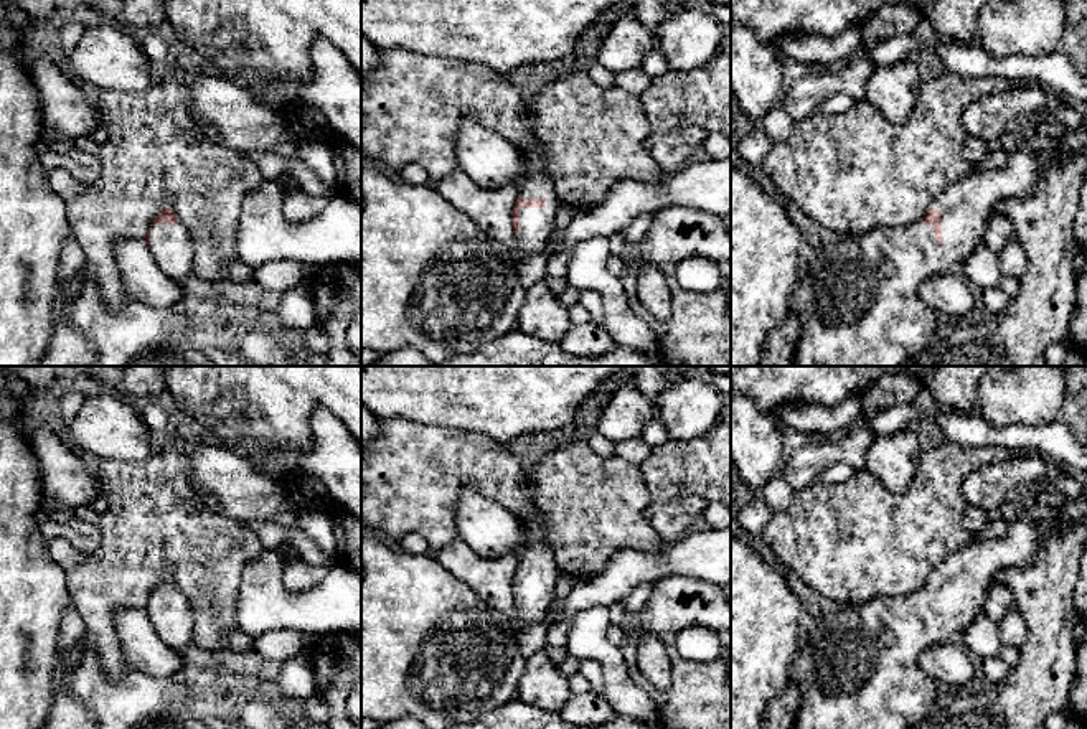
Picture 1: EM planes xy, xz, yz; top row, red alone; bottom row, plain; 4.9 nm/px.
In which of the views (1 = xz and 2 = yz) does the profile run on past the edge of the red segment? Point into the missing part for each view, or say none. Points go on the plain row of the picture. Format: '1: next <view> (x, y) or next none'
1: next xz (413, 474)
2: next yz (858, 668)

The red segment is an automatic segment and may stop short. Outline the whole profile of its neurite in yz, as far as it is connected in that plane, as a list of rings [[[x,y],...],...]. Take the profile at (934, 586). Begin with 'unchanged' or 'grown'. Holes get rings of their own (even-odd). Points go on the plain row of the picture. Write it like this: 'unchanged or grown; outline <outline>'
grown; outline [[[1074,511],[1024,515],[1009,523],[1006,536],[980,538],[947,556],[919,592],[831,605],[798,645],[790,668],[790,683],[802,693],[793,729],[909,729],[925,719],[942,701],[942,686],[919,666],[919,655],[963,635],[985,610],[996,574],[1033,564],[1042,539],[1072,518]]]

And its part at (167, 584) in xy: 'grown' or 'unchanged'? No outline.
grown

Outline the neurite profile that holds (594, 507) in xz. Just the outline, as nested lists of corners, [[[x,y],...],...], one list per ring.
[[[572,440],[529,468],[529,495],[548,521],[548,544],[561,574],[591,579],[623,549],[661,549],[663,539],[645,518],[653,498],[640,465],[604,459],[587,440]]]

